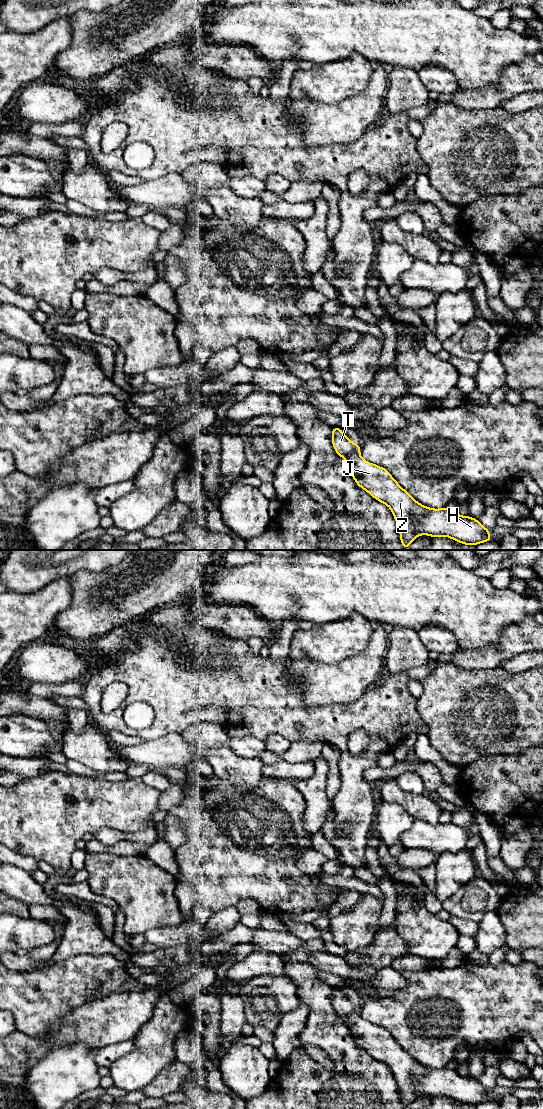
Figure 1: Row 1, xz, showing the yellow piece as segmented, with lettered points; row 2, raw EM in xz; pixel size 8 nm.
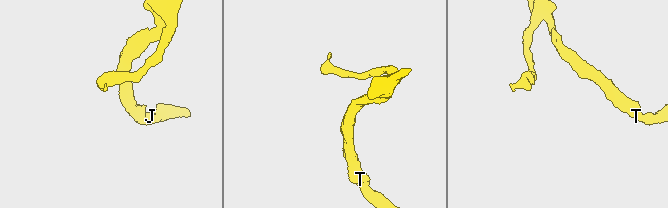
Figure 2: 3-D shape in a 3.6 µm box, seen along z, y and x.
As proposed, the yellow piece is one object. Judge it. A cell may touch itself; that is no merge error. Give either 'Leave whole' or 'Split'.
Leave whole

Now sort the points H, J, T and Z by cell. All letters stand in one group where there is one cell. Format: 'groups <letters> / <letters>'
groups H J T Z

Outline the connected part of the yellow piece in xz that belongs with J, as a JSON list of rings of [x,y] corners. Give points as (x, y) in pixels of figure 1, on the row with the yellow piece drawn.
[[[332,428],[331,440],[337,455],[344,458],[344,462],[356,484],[374,499],[384,503],[391,509],[400,533],[401,544],[406,550],[420,535],[428,535],[430,537],[445,536],[464,545],[471,546],[493,541],[490,537],[489,529],[485,528],[478,519],[470,516],[461,516],[456,510],[445,507],[440,509],[429,508],[416,501],[398,484],[387,469],[364,460],[360,456],[361,447],[352,442],[340,428]]]

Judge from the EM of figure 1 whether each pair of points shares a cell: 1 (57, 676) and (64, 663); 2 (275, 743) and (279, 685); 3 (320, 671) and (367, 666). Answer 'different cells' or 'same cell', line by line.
1: same cell
2: different cells
3: same cell

